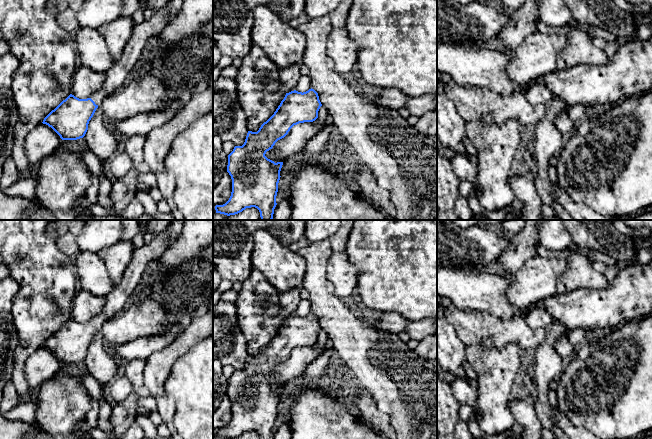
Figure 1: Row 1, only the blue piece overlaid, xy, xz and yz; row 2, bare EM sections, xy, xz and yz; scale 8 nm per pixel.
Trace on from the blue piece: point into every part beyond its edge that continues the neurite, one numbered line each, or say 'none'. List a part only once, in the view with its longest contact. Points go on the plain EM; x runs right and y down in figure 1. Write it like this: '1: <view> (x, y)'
1: xy (121, 295)

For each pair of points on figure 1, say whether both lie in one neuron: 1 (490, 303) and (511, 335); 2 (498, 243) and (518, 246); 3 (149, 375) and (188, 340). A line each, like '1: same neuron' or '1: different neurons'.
1: different neurons
2: different neurons
3: same neuron

